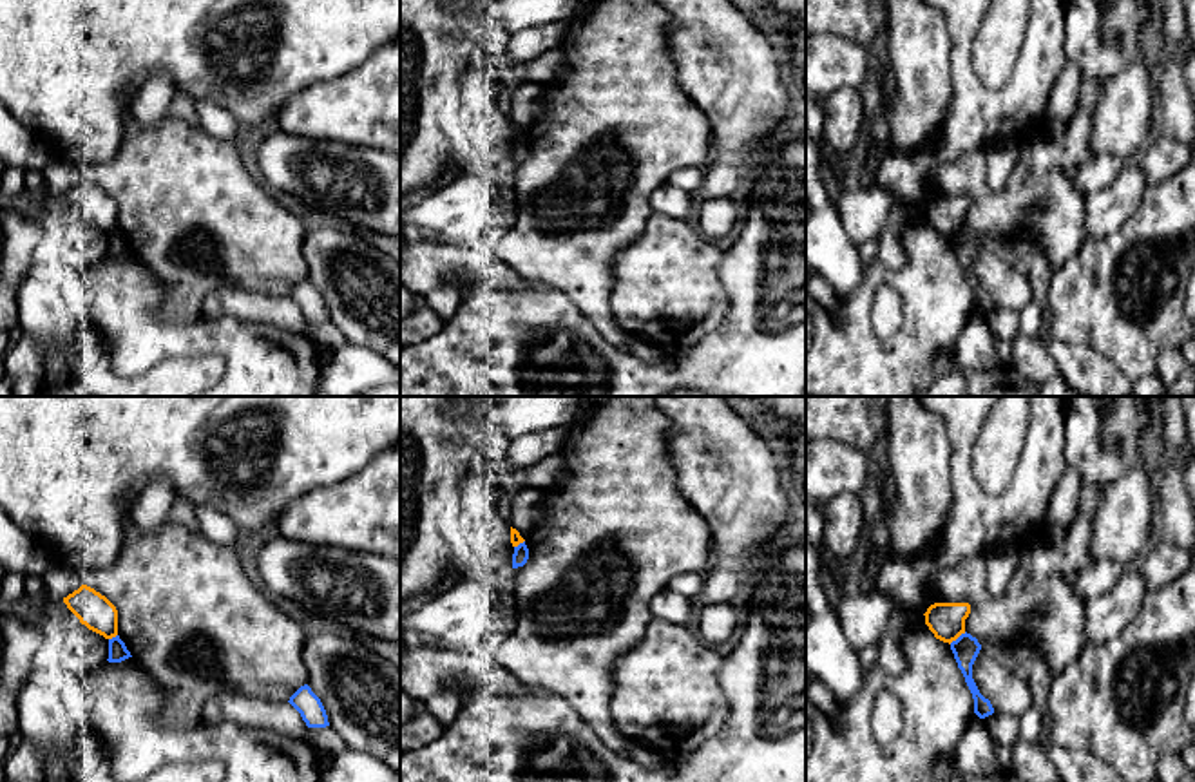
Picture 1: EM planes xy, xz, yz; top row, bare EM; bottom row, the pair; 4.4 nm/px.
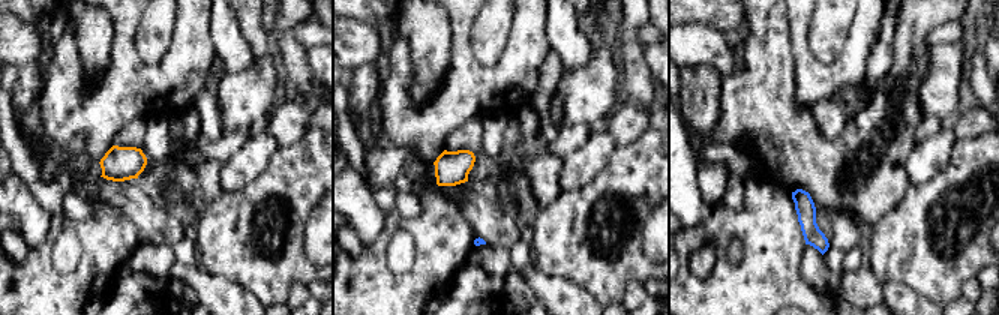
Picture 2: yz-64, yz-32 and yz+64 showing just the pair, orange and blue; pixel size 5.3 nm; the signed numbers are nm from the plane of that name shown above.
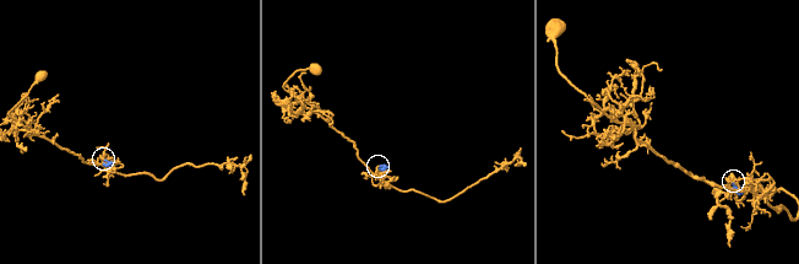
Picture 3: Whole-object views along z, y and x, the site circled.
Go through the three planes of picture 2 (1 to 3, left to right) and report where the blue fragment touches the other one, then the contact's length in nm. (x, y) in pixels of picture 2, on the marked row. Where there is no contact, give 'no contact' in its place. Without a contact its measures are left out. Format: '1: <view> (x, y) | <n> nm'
1: no contact
2: no contact
3: no contact

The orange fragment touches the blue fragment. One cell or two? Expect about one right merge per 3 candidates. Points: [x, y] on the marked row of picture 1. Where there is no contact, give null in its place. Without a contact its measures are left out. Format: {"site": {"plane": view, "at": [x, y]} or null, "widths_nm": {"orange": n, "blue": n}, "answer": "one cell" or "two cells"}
{"site": {"plane": "yz", "at": [956, 638]}, "widths_nm": {"orange": 160, "blue": 120}, "answer": "two cells"}

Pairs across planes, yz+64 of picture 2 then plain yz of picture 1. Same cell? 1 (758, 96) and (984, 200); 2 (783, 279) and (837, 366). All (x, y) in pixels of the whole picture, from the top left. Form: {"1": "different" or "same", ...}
{"1": "same", "2": "same"}

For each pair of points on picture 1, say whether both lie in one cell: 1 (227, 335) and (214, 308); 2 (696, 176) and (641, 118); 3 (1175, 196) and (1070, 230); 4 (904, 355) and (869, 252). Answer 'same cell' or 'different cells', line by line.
1: different cells
2: different cells
3: different cells
4: different cells

